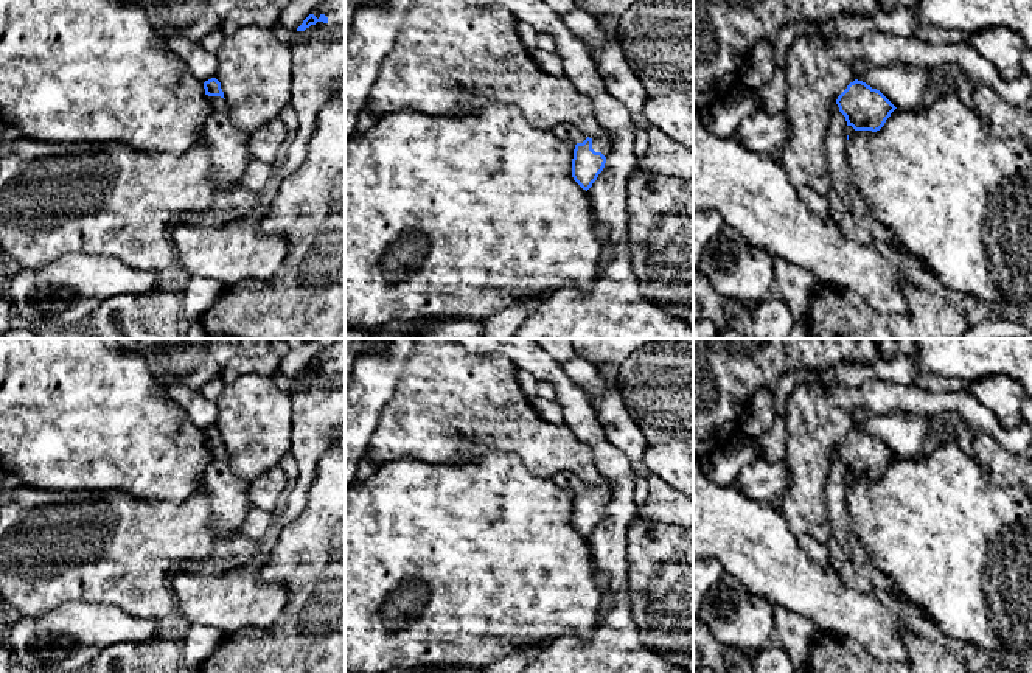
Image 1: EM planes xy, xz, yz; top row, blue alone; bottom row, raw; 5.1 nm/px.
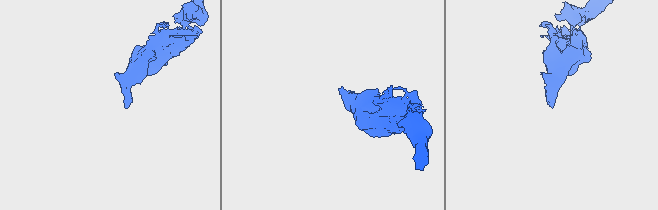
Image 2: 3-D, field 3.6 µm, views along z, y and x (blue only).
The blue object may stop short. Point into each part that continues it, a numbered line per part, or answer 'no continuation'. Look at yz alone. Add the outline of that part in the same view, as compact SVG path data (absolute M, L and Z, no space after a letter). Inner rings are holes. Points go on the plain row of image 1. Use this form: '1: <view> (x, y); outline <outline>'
1: yz (841, 521); outline M838 452L832 454L832 469L827 477L827 513L830 518L830 525L833 528L833 538L844 549L847 558L853 563L855 569L867 578L877 589L895 594L901 602L906 602L901 595L895 592L894 583L873 564L870 555L867 553L863 541L855 532L853 519L847 505L847 469L839 460Z

